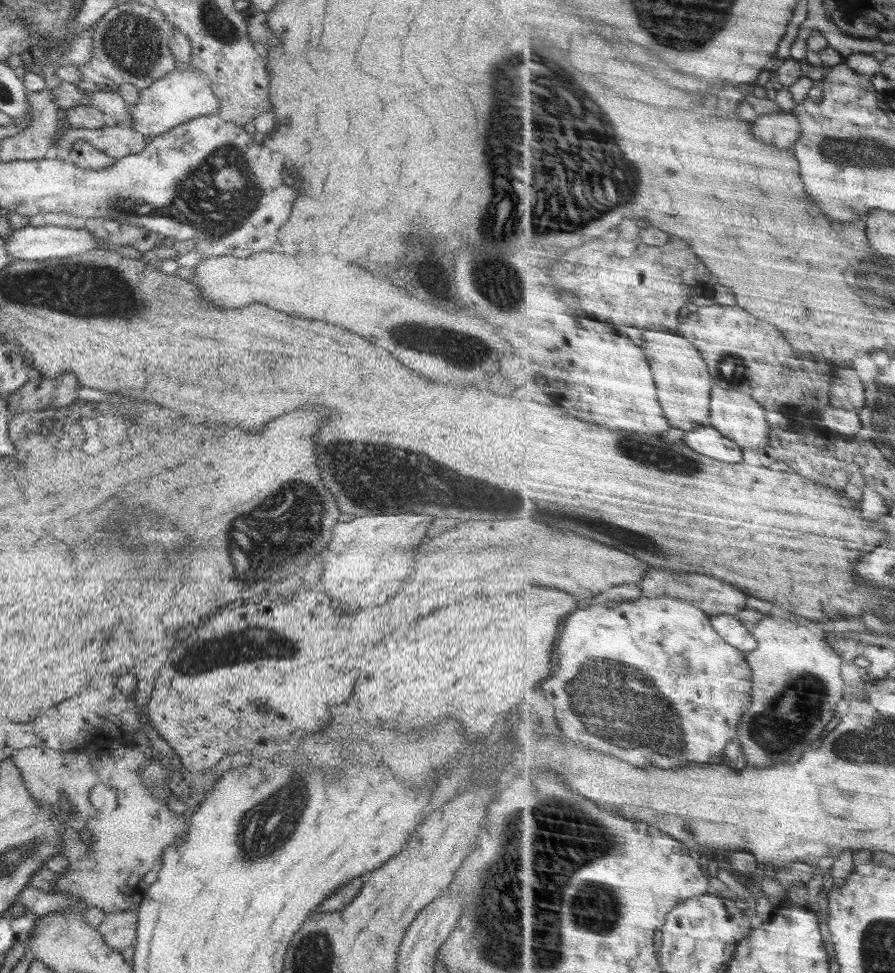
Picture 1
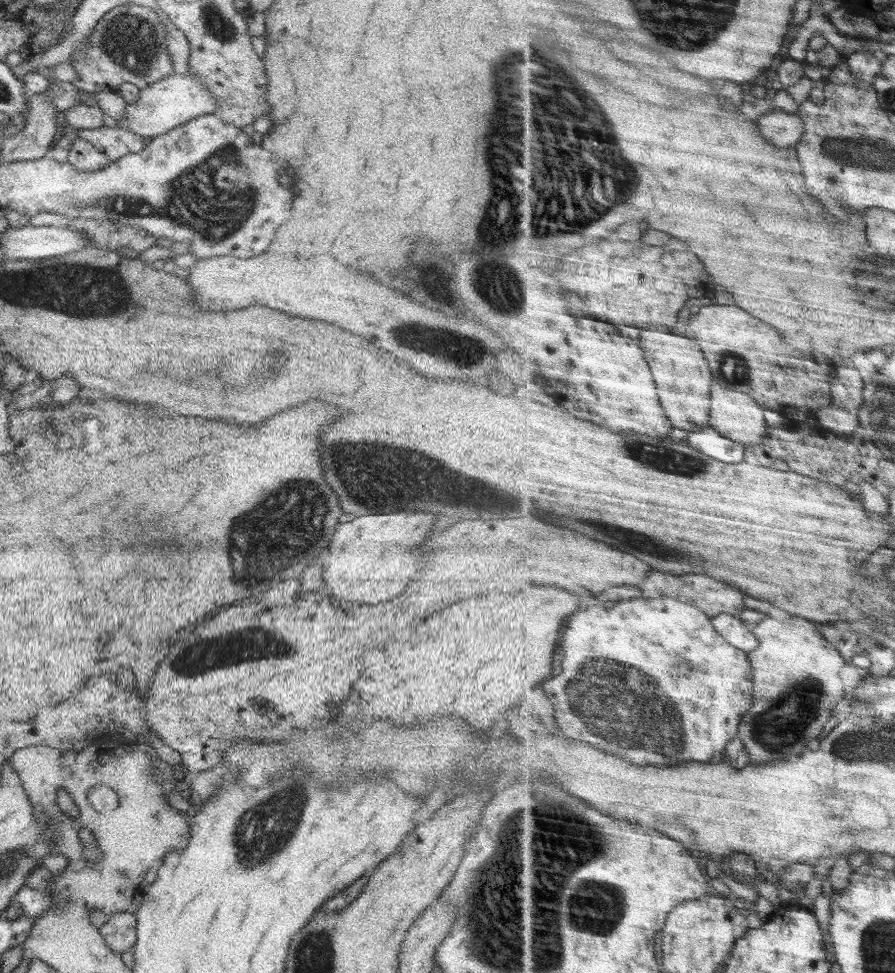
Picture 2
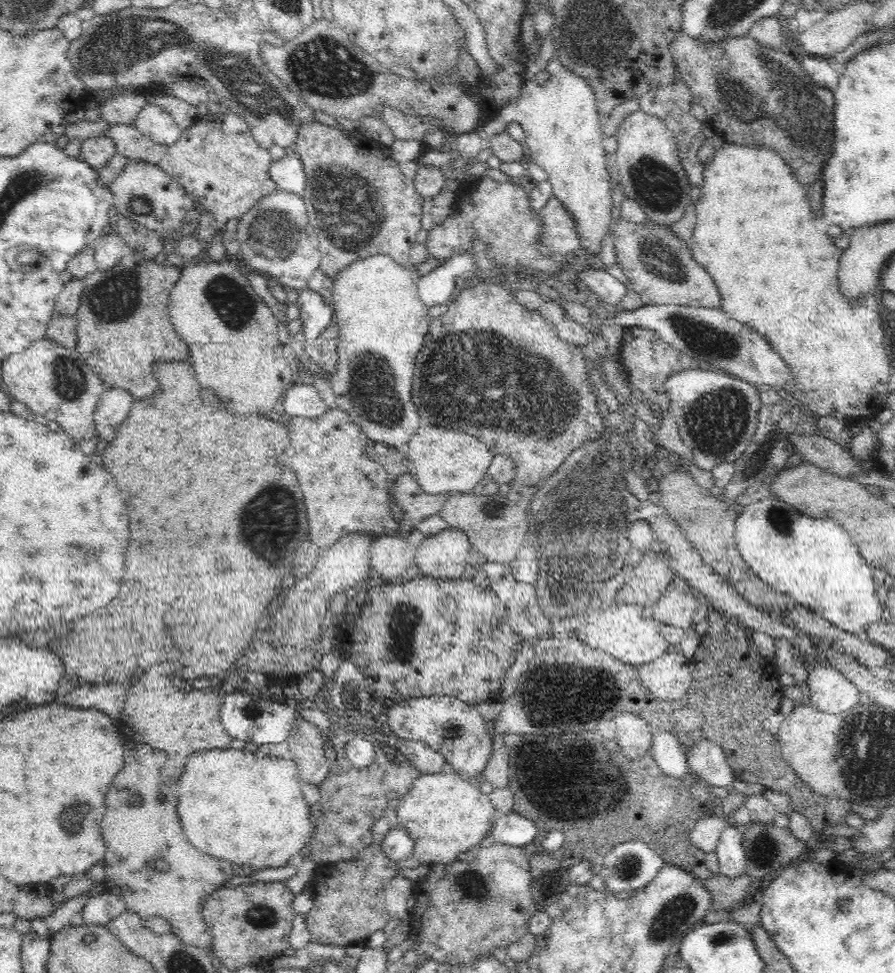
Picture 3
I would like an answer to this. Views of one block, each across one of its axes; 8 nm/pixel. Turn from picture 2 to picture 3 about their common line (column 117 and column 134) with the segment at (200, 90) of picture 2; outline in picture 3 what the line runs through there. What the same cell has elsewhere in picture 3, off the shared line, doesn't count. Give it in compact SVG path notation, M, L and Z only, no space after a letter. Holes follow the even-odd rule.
M147 104L132 124L152 142L161 145L174 144L182 134L172 116L160 106Z

